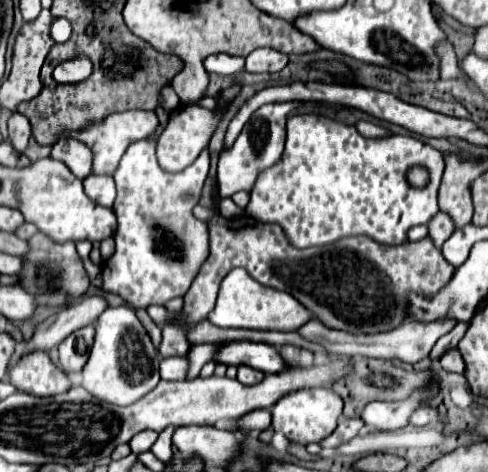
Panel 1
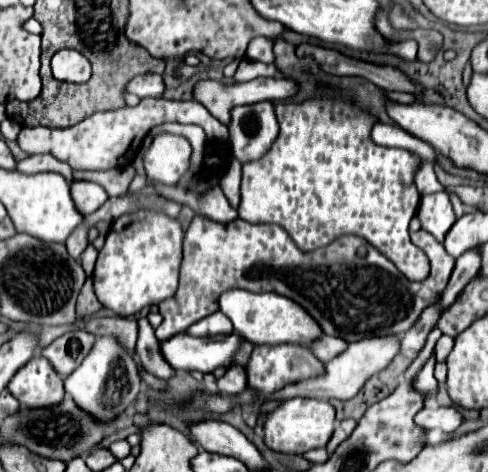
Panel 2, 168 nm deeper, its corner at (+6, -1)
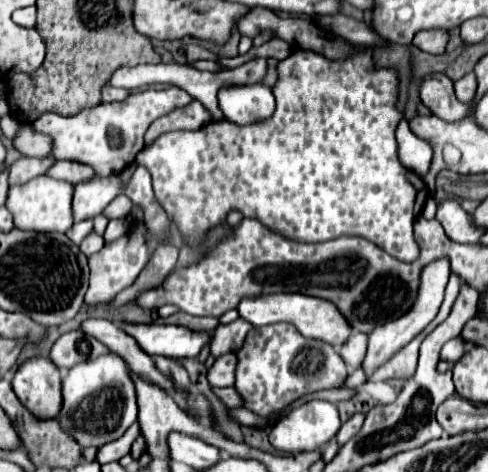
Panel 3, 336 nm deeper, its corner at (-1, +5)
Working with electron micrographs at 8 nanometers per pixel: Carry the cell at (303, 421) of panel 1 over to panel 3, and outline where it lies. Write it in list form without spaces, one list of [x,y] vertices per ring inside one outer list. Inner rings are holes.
[[[312,400],[296,410],[292,410],[284,420],[280,420],[270,430],[270,444],[280,452],[310,452],[310,450],[318,450],[326,442],[330,442],[338,430],[340,430],[338,408],[324,400]]]

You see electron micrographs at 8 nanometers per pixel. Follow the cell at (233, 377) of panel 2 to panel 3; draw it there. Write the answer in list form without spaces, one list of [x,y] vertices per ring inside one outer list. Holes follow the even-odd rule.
[[[228,352],[214,360],[212,368],[208,368],[208,382],[212,386],[232,386],[234,384],[234,370],[236,370],[236,354]]]

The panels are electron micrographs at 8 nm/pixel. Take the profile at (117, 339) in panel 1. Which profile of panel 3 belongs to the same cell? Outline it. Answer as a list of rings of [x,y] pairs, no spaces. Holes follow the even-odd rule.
[[[106,354],[90,364],[76,364],[62,380],[62,410],[58,414],[60,428],[72,436],[80,448],[100,448],[118,440],[138,416],[134,382],[128,376],[126,362],[116,354]]]

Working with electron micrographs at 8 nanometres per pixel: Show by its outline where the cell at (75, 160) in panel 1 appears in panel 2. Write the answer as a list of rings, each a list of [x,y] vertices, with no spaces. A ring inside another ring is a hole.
[[[33,154],[25,160],[21,160],[17,164],[17,170],[23,174],[35,174],[35,172],[59,172],[61,176],[65,176],[65,180],[69,180],[69,184],[73,182],[73,170],[69,168],[69,164],[65,164],[63,160],[57,160],[55,156],[49,154]]]

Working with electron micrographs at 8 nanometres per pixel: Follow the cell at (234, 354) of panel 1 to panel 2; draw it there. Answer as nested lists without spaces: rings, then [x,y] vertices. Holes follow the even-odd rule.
[[[183,332],[161,342],[161,352],[175,370],[213,372],[219,366],[233,366],[235,354],[243,342],[245,340],[237,334],[193,338]]]

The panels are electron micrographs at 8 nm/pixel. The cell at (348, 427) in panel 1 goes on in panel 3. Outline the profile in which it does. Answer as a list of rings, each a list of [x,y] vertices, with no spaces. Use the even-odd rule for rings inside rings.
[[[356,412],[346,424],[342,424],[342,428],[340,428],[340,432],[338,432],[338,444],[340,446],[344,446],[352,436],[356,436],[358,432],[360,432],[360,426],[364,424],[364,414],[362,412]]]

